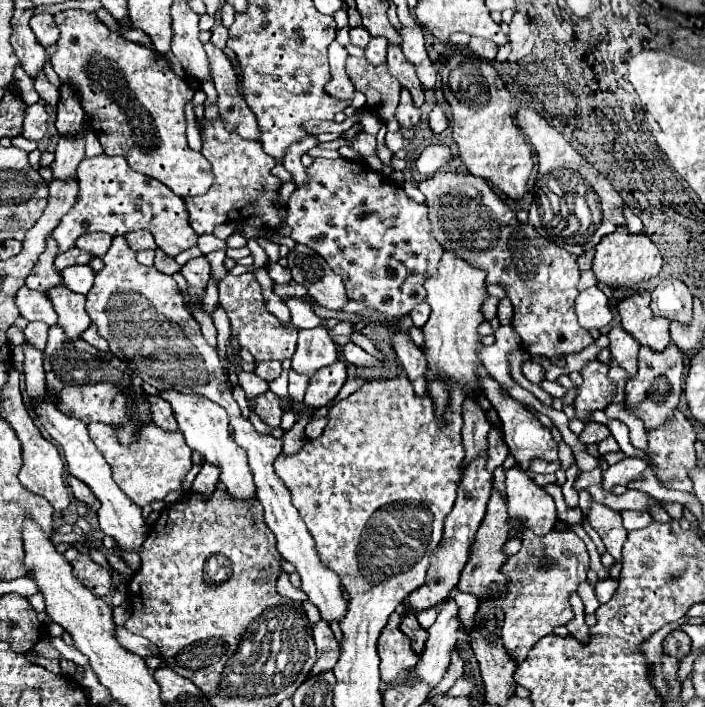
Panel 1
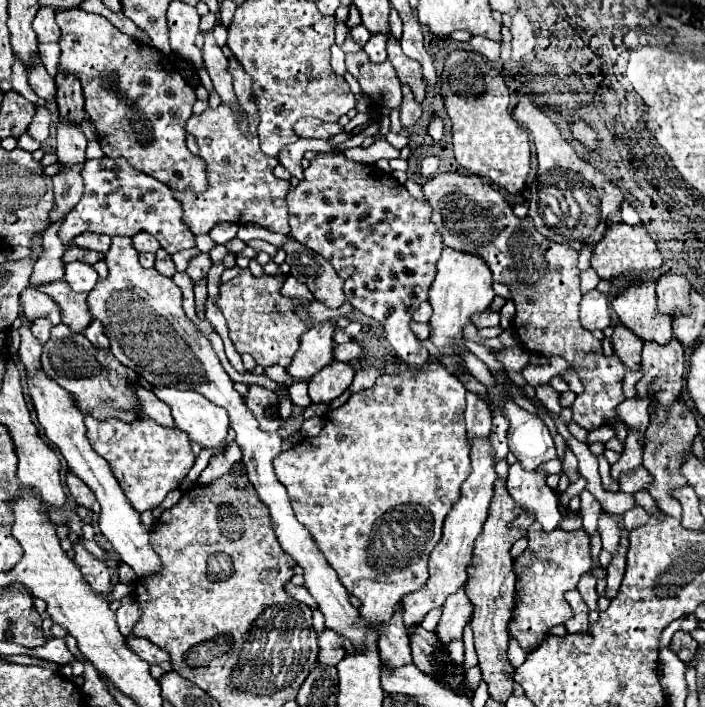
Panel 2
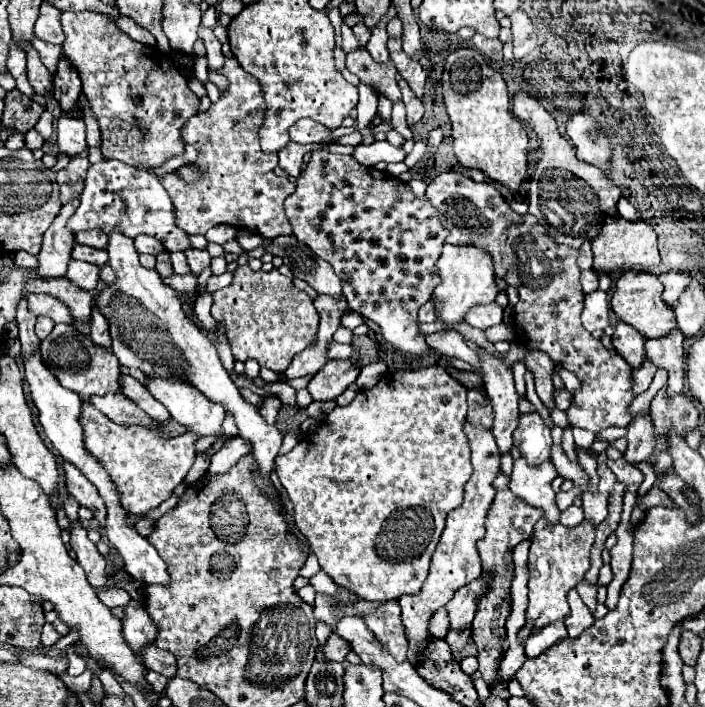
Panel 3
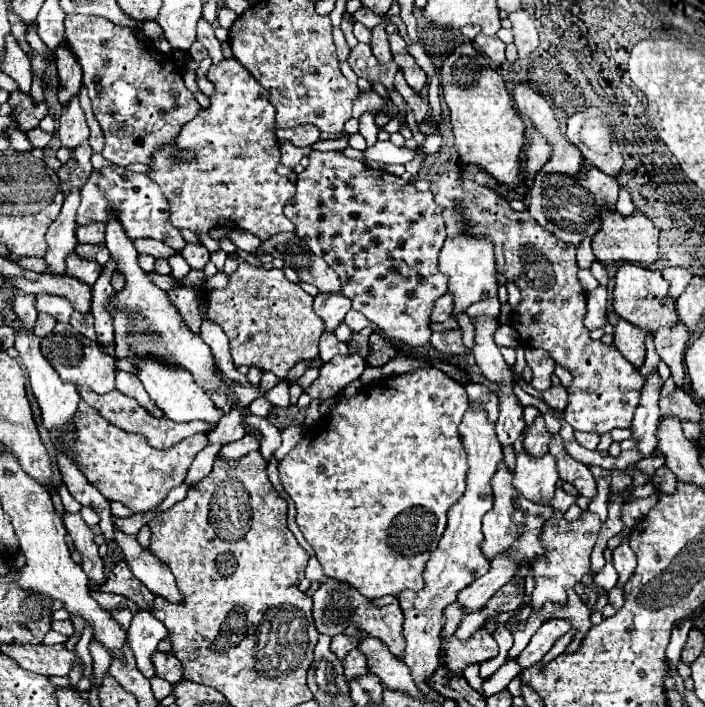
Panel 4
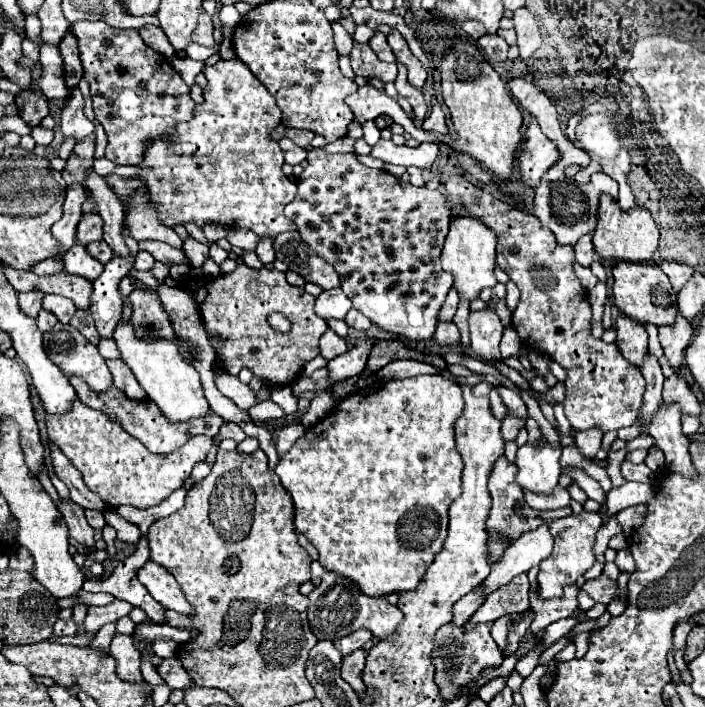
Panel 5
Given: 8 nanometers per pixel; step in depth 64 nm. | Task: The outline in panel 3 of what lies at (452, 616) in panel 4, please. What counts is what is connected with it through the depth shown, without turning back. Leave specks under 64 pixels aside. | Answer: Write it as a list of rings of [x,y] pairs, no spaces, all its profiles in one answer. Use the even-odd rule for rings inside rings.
[[[440,608],[440,612],[436,612],[436,616],[432,616],[432,634],[436,638],[446,638],[450,632],[450,622],[448,622],[448,612],[446,608]]]

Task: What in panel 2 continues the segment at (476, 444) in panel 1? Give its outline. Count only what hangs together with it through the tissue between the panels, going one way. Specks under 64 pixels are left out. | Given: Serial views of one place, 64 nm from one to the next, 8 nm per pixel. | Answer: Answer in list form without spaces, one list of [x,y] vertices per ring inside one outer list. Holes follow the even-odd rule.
[[[468,392],[466,396],[466,430],[468,430],[468,440],[472,440],[474,436],[488,436],[490,428],[492,428],[492,410],[488,406],[488,402],[484,402],[478,394]]]

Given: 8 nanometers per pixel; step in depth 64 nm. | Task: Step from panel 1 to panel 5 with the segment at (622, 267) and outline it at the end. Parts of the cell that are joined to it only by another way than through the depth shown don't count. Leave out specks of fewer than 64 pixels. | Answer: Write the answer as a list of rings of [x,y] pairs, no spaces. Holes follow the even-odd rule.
[[[602,194],[600,206],[598,206],[598,224],[596,224],[596,232],[592,236],[592,242],[594,242],[596,254],[602,258],[646,262],[658,250],[658,226],[654,224],[650,210],[640,208],[640,206],[634,206],[630,210],[622,210],[612,196]]]

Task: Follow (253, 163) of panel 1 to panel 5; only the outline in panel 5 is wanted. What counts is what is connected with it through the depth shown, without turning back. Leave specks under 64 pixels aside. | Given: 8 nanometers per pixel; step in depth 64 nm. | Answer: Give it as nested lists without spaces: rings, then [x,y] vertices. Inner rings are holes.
[[[240,58],[228,62],[220,60],[214,66],[206,66],[204,76],[208,80],[204,102],[194,108],[192,120],[178,122],[172,134],[152,138],[144,150],[144,160],[138,164],[138,178],[148,190],[160,222],[164,226],[194,222],[200,228],[208,222],[216,222],[226,228],[246,228],[258,236],[268,234],[272,238],[296,230],[296,224],[284,216],[284,206],[296,198],[296,184],[282,172],[284,156],[280,146],[268,140],[268,132],[272,132],[282,118],[274,96]]]

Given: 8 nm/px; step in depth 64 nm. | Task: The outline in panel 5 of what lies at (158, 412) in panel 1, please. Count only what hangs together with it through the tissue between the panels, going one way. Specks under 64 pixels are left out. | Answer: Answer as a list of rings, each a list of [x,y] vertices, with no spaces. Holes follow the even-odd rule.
[[[106,360],[106,364],[116,388],[124,390],[124,394],[132,400],[146,400],[146,392],[140,388],[138,380],[132,376],[132,370],[122,360]]]

